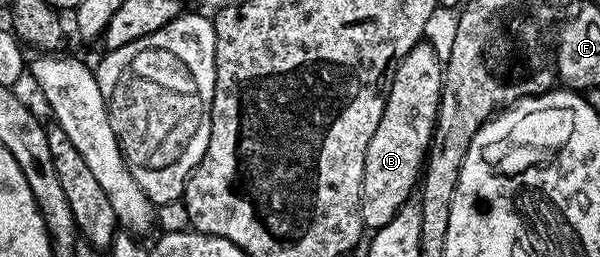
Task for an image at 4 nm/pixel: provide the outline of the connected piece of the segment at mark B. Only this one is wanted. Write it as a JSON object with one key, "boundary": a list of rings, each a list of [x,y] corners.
{"boundary":[[[422,40],[398,64],[388,89],[388,99],[382,112],[382,120],[378,120],[378,128],[374,128],[374,136],[370,136],[370,144],[366,148],[366,164],[362,172],[362,192],[360,193],[360,215],[365,227],[375,232],[390,224],[402,208],[402,204],[413,197],[424,169],[424,159],[428,146],[432,142],[432,133],[436,127],[436,115],[440,112],[440,87],[444,85],[442,58],[436,55],[434,47],[428,40]]]}

